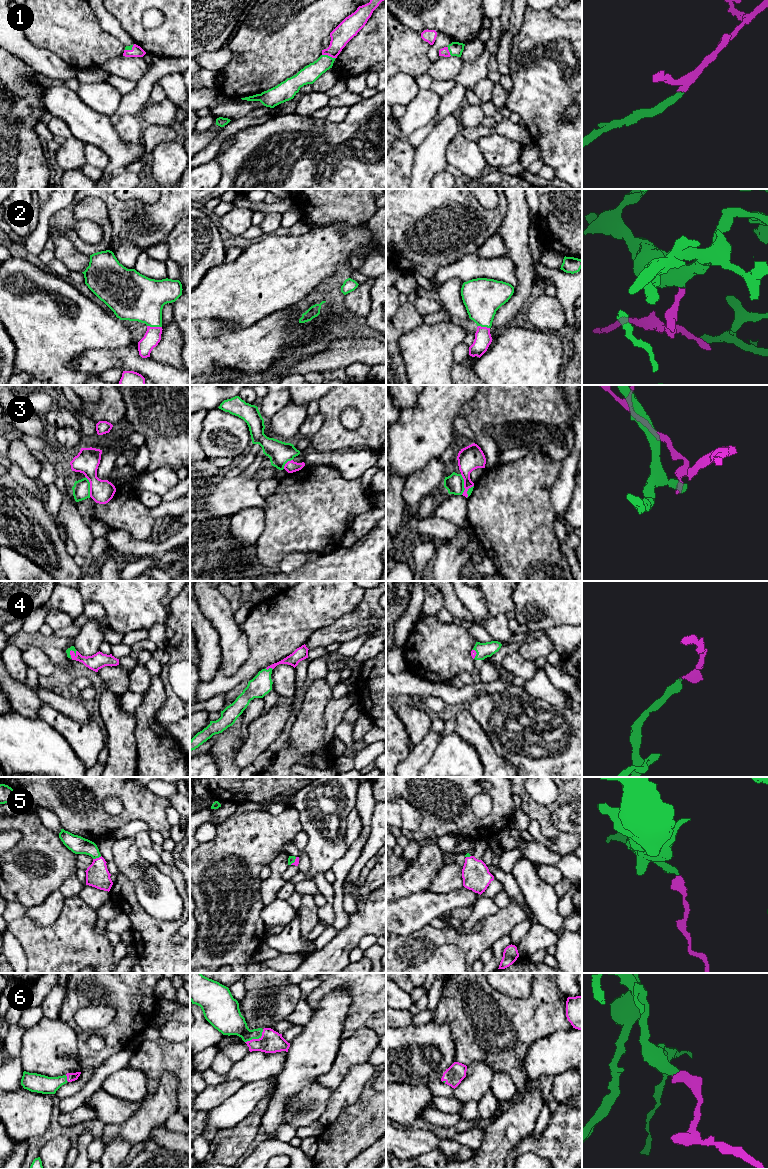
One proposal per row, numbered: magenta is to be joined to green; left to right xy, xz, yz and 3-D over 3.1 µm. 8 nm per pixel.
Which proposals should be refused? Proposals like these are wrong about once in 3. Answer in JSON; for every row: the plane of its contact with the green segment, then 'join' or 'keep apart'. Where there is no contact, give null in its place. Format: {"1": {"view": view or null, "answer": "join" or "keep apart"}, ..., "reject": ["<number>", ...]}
{"1": {"view": "xz", "answer": "join"}, "2": {"view": "xy", "answer": "join"}, "3": {"view": "yz", "answer": "keep apart"}, "4": {"view": "xy", "answer": "join"}, "5": {"view": "xy", "answer": "join"}, "6": {"view": "xz", "answer": "join"}, "reject": ["3"]}

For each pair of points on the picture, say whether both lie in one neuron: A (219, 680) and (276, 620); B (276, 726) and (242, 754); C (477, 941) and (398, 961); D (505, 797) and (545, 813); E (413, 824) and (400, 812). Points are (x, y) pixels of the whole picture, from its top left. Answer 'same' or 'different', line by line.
A: same
B: same
C: same
D: different
E: same

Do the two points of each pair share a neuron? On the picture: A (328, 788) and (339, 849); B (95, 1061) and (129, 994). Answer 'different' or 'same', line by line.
A: same
B: same

